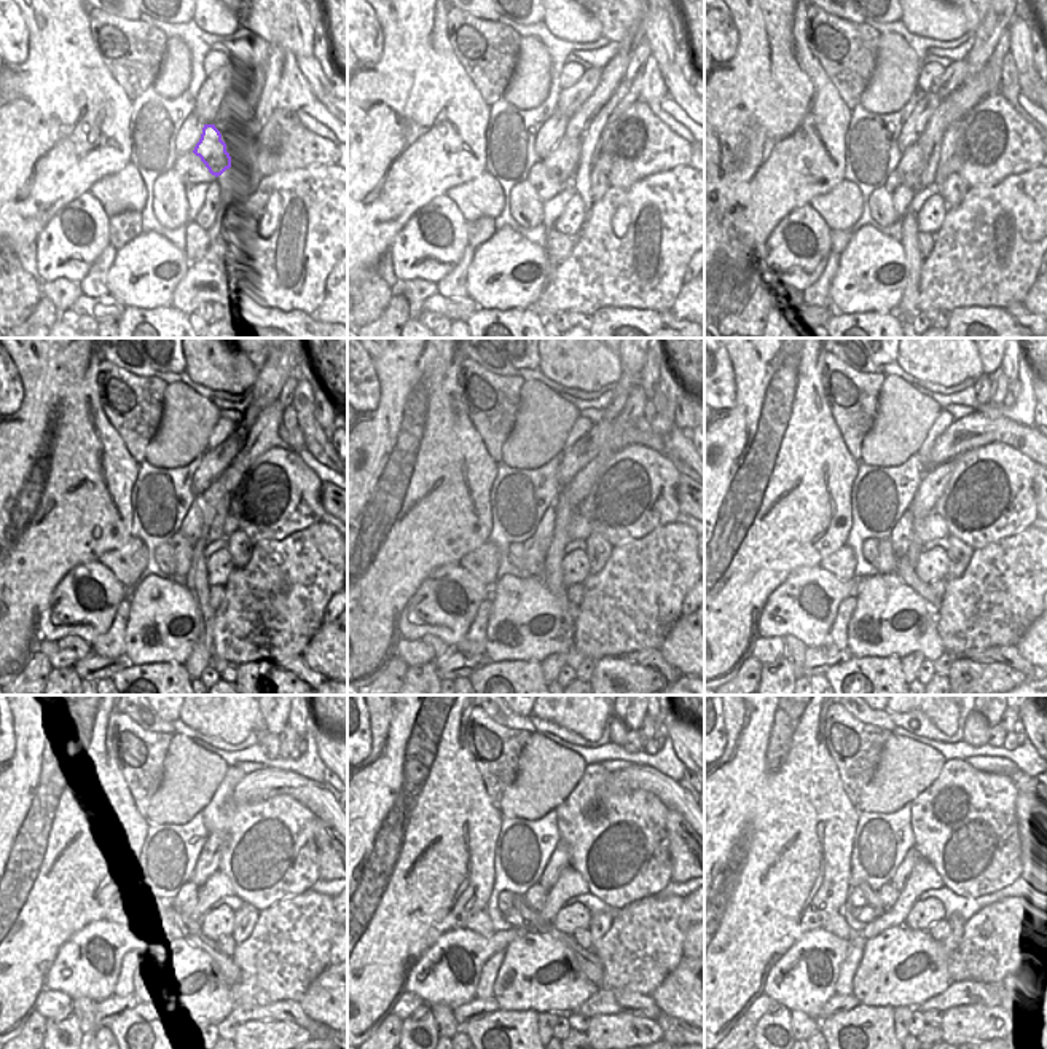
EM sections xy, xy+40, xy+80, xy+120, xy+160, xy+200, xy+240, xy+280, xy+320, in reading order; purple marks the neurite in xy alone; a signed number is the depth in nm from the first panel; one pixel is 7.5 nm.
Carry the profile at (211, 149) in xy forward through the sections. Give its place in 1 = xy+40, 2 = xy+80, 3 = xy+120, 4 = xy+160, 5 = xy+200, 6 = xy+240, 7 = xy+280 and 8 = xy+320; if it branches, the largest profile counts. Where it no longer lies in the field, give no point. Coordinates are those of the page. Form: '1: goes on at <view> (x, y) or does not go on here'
1: goes on at xy+40 (561, 163)
2: goes on at xy+80 (910, 166)
3: goes on at xy+120 (190, 528)
4: goes on at xy+160 (544, 533)
5: goes on at xy+200 (899, 538)
6: goes on at xy+240 (185, 895)
7: goes on at xy+280 (536, 896)
8: goes on at xy+320 (888, 895)

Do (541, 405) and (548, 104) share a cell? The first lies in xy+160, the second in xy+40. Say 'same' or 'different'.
different

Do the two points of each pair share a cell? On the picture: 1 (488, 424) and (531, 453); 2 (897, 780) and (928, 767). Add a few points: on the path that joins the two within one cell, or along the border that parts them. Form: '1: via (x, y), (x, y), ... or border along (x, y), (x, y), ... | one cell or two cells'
1: border along (520, 402), (515, 426), (502, 447), (501, 459) | two cells
2: via (905, 772), (910, 767), (920, 767) | one cell

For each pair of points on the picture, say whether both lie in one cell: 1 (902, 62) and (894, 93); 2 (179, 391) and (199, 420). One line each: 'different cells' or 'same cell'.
1: same cell
2: same cell

